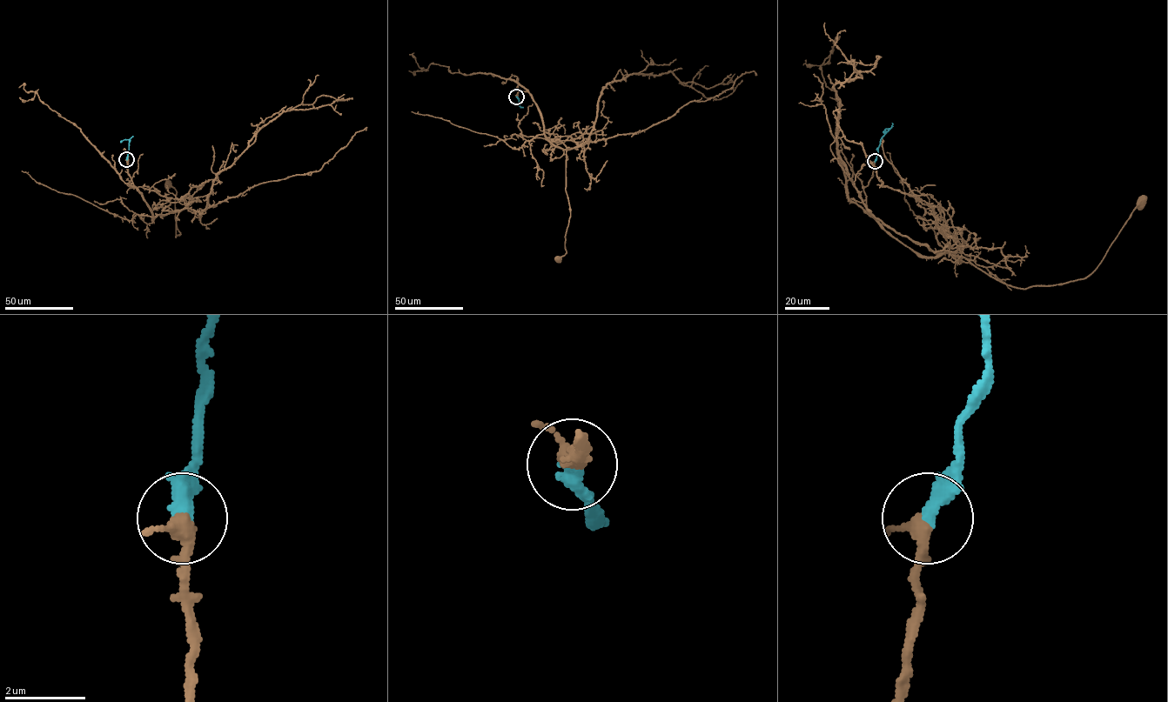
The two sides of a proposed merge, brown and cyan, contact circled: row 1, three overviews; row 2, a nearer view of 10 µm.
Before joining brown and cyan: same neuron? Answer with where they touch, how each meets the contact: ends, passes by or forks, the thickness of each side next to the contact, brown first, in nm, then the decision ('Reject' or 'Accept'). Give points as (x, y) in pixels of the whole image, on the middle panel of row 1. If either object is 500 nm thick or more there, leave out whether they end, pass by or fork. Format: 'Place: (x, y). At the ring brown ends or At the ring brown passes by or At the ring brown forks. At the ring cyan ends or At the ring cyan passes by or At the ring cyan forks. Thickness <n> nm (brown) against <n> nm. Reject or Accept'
Place: (516, 96). At the ring brown passes by. At the ring cyan ends. Thickness 300 nm (brown) against 400 nm. Accept

